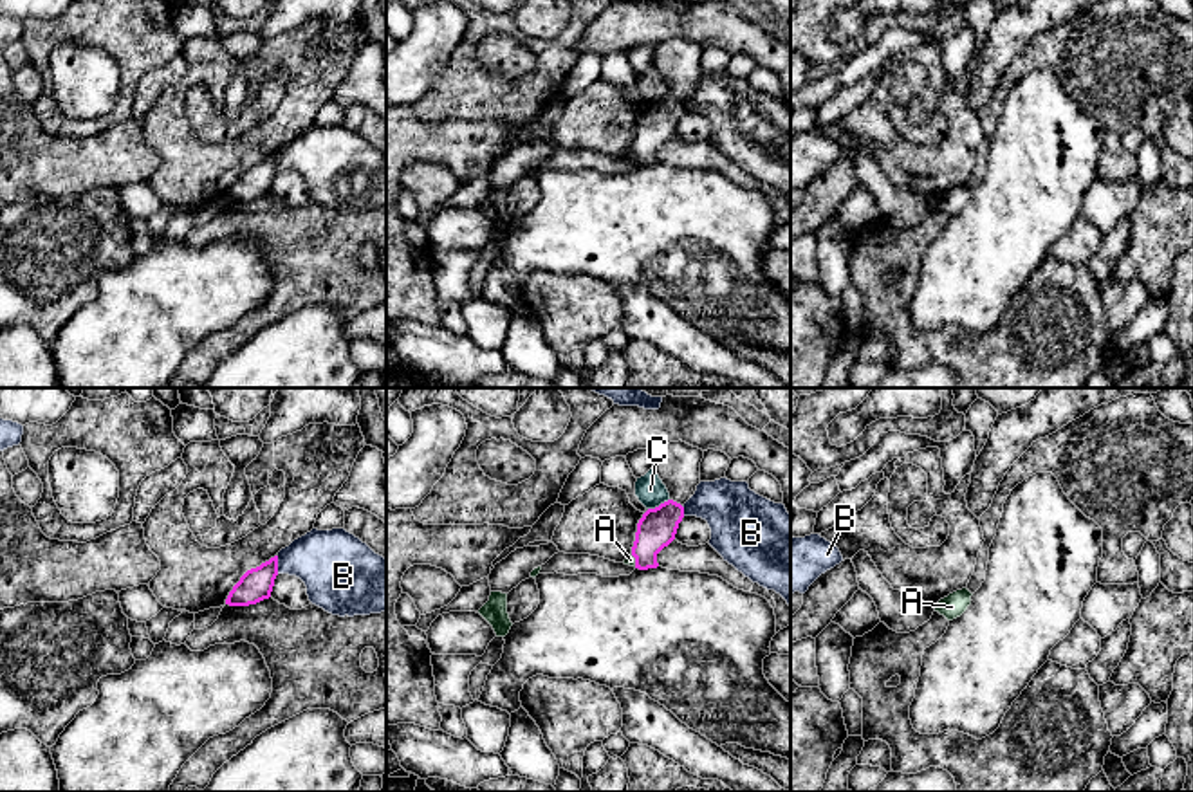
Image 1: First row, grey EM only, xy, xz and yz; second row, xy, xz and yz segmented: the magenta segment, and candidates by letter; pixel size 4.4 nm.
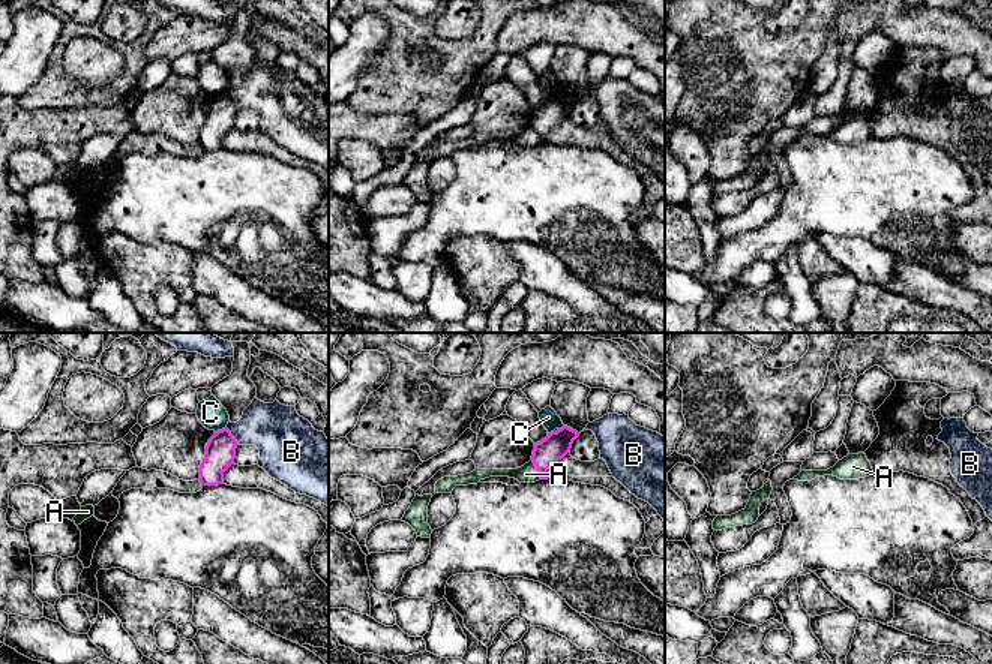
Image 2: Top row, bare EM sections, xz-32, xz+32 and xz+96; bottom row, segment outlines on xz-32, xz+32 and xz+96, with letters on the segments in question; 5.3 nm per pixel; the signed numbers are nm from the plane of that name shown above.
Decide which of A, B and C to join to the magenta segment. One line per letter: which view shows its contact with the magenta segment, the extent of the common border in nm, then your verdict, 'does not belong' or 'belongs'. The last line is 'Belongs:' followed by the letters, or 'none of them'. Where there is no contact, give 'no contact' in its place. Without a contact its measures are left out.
A: contact in xz; length 60 nm; does not belong
B: contact in xy; length 80 nm; does not belong
C: contact in xz; length 110 nm; does not belong
Belongs: none of them

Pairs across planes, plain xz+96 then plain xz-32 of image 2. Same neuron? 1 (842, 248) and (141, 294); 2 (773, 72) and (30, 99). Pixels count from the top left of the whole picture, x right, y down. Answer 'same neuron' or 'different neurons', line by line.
1: different neurons
2: same neuron

